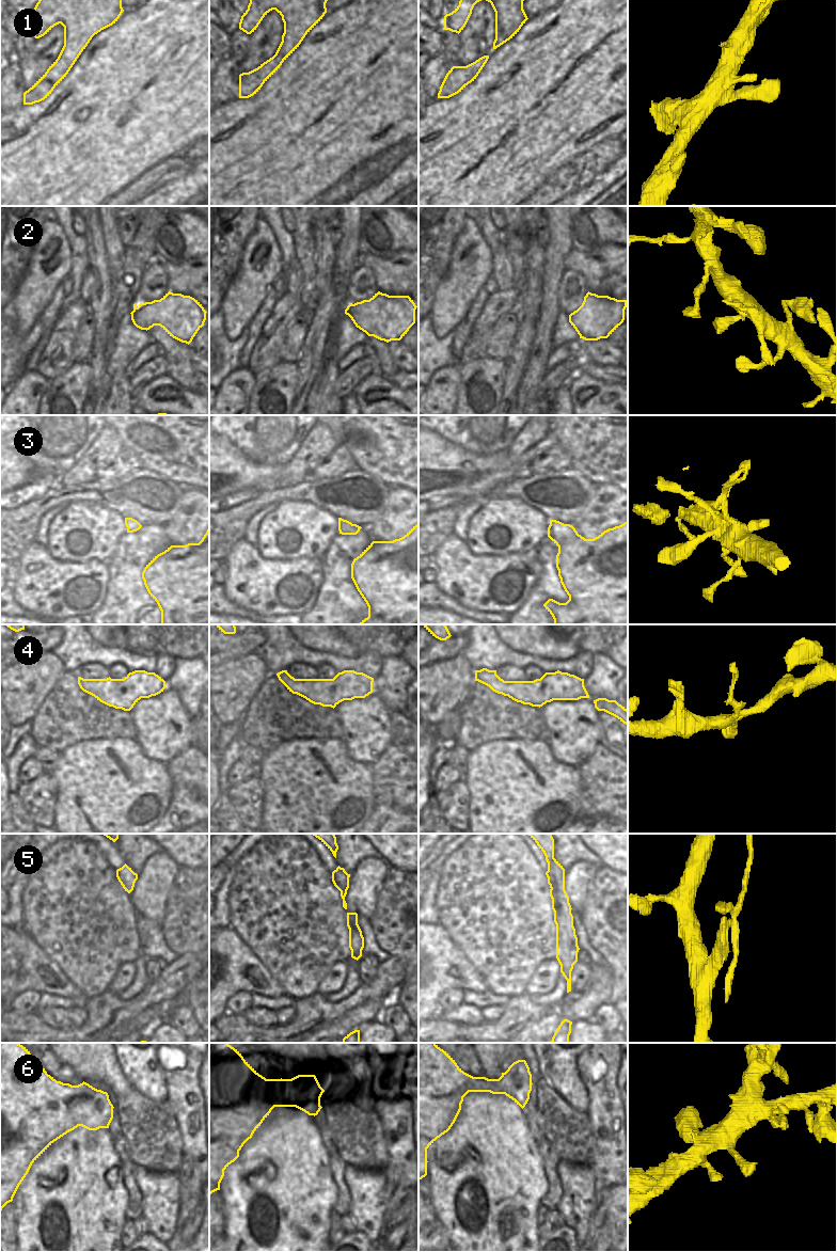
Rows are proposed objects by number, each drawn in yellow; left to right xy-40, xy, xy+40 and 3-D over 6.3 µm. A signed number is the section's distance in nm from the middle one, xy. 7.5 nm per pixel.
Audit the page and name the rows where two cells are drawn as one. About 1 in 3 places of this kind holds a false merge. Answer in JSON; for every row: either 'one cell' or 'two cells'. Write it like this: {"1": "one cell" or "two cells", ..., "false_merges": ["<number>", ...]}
{"1": "one cell", "2": "one cell", "3": "two cells", "4": "two cells", "5": "two cells", "6": "one cell", "false_merges": ["3", "4", "5"]}

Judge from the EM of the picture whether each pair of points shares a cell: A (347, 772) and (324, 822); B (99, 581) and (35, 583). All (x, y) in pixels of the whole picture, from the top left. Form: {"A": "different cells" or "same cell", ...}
{"A": "same cell", "B": "same cell"}

